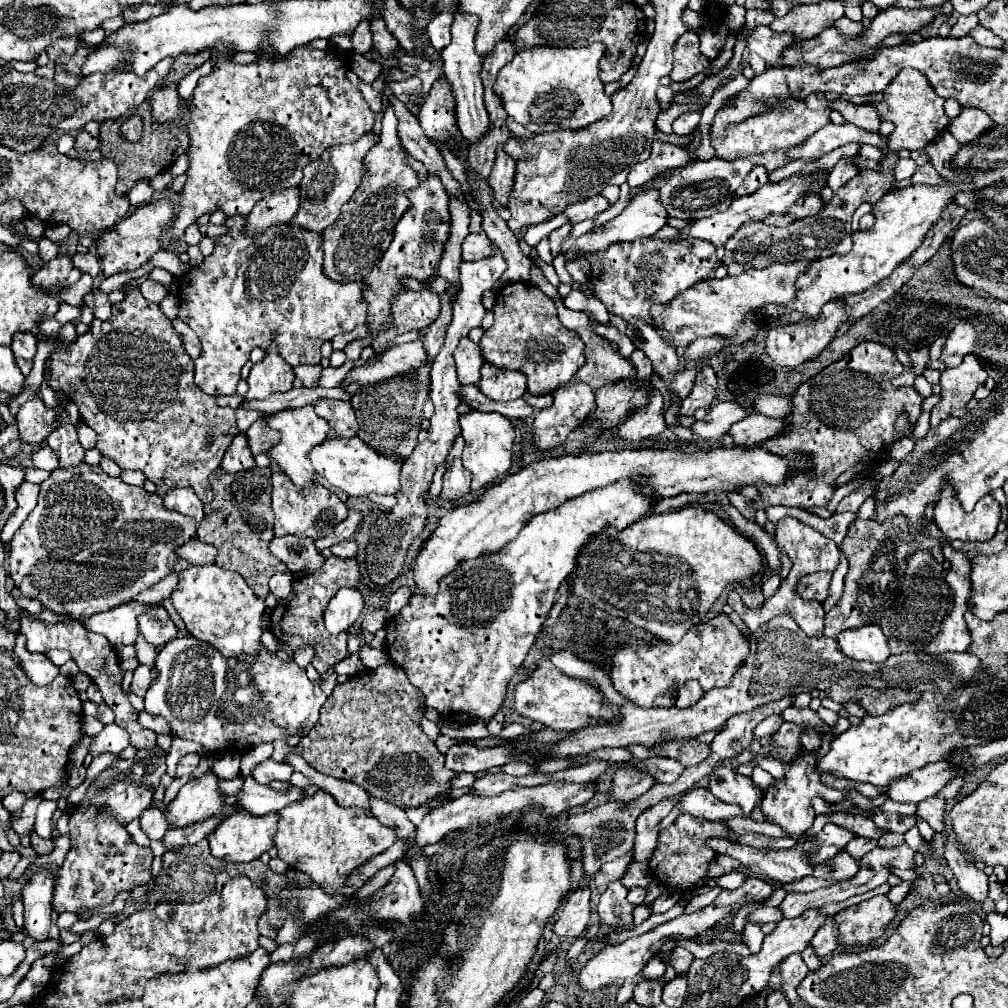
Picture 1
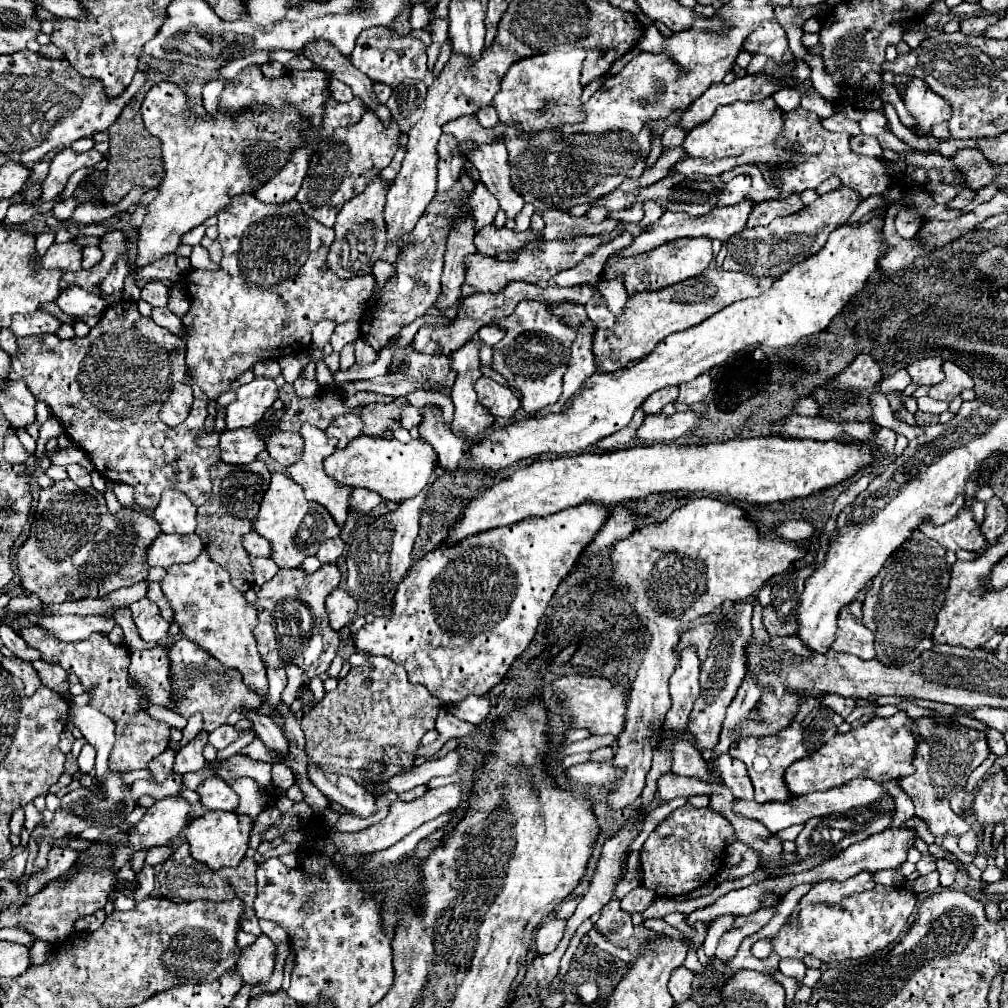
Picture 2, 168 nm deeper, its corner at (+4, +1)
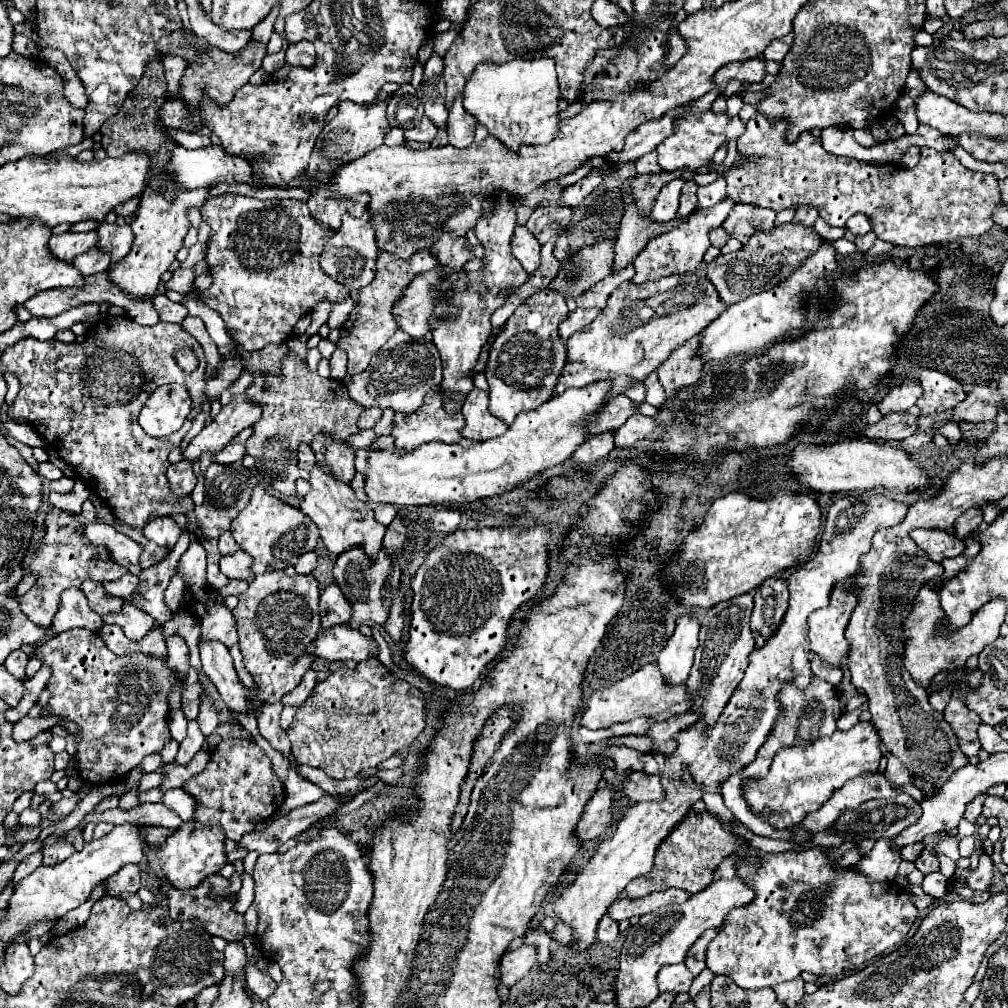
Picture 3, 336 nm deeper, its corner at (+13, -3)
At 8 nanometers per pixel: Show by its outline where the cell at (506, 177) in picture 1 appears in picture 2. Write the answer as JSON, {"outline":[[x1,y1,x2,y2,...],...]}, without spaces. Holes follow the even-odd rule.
{"outline":[[476,184,472,192,472,200,468,202,468,208,476,218,476,230,480,230,494,222,494,216,500,210,500,204,496,202,496,198,492,198,492,194,488,194,488,188,484,184]]}

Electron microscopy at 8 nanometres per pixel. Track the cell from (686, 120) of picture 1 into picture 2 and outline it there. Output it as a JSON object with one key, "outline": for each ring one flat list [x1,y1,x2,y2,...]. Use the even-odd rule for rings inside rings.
{"outline":[[670,126,664,130,662,134,662,146,664,148,674,148,674,146,680,146,684,142,684,134,686,130,680,130,680,126]]}

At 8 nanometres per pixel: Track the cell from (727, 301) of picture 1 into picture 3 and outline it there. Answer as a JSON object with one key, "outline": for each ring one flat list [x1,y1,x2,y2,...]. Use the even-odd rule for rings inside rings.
{"outline":[[673,274,667,278,659,278,655,282,623,282,607,300,605,310,583,330,575,332,567,340,567,364,563,366,563,374,559,374,559,380,555,384,555,394,559,396,569,386,589,386,593,382,611,380,611,394,607,394,607,400,625,394,635,382,643,382,665,358,681,346,691,336,699,334,703,326,709,326,719,314,723,312,721,298,711,284,709,278,697,276,697,274]]}

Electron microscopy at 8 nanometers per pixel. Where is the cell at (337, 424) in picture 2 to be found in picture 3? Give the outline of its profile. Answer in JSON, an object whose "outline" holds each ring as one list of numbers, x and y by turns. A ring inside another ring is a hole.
{"outline":[[315,436,313,450,321,456,323,466,327,466,327,470,331,470,331,474,335,474,335,478,339,478,341,482,347,482,347,484,353,480,355,450,349,444,335,442,327,436]]}

